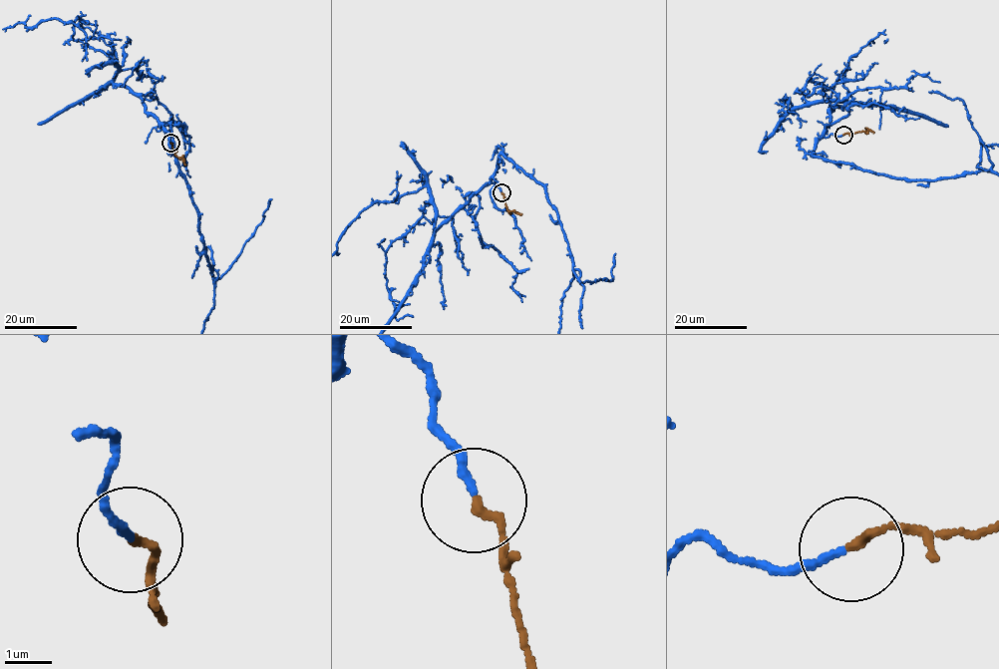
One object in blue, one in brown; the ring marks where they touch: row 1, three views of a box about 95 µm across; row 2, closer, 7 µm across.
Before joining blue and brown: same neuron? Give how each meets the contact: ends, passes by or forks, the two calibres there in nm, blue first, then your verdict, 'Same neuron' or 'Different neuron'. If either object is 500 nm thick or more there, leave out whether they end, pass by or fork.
At the ring blue ends. At the ring brown ends. Thickness 150 nm (blue) against 180 nm. Same neuron

